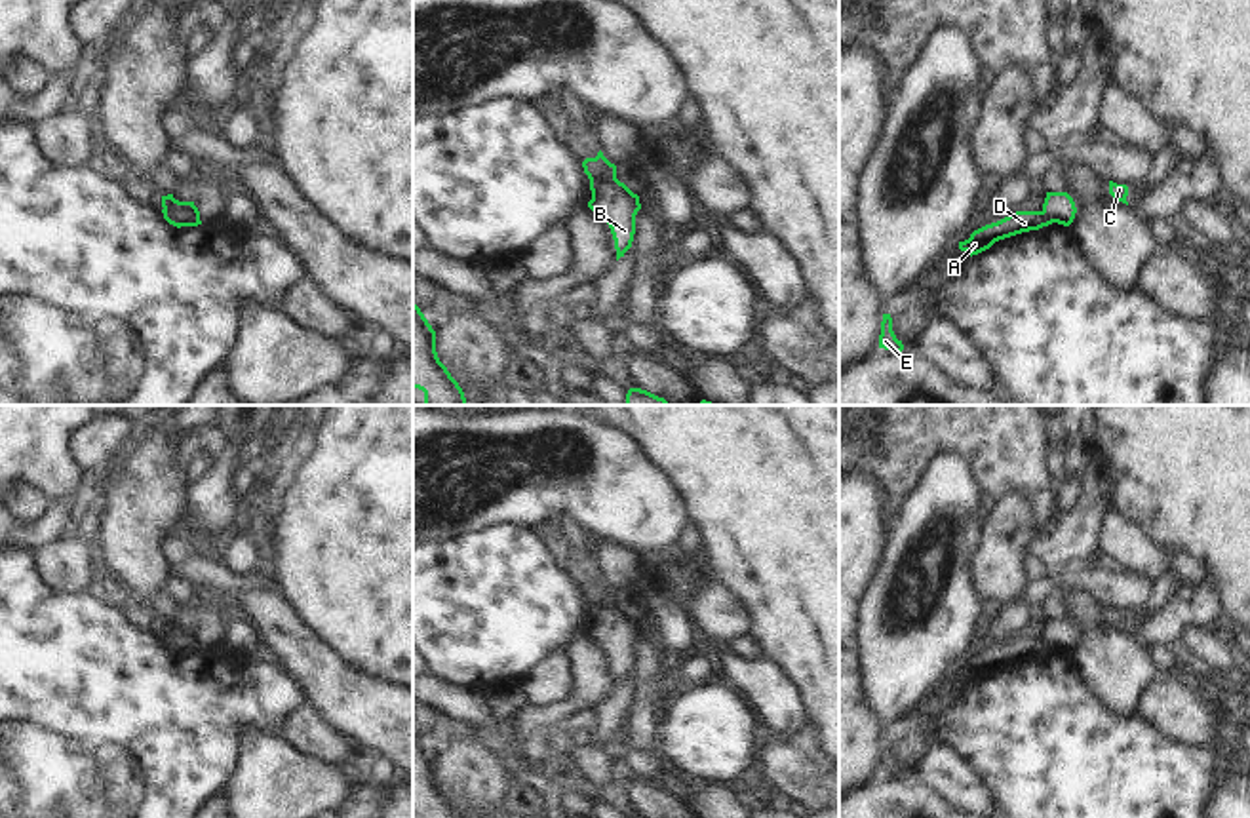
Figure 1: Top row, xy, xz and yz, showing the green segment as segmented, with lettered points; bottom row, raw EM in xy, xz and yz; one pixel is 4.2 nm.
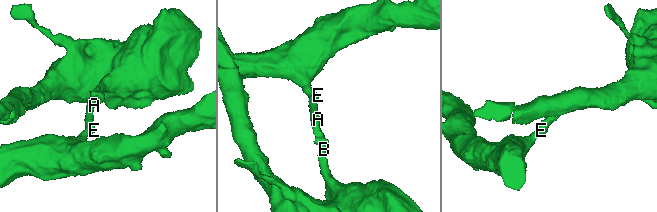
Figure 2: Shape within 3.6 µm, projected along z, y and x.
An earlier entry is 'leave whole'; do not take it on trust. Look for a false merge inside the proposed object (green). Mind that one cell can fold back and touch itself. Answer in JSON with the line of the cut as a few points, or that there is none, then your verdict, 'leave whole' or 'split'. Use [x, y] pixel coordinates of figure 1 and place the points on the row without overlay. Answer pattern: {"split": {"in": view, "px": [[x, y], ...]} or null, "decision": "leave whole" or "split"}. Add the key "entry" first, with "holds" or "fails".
{"entry": "fails", "split": {"in": "xy", "px": [[164, 632], [185, 651], [198, 647]]}, "decision": "split"}

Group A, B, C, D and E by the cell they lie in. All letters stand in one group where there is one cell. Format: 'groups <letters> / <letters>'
groups A D E / B C

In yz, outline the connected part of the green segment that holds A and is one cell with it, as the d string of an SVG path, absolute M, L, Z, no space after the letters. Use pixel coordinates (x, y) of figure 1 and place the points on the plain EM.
M1016 637L1008 643L986 651L970 660L968 666L959 668L959 675L970 683L989 675L995 668L1048 652L1052 649L1067 652L1067 649L1050 647L1045 637Z

